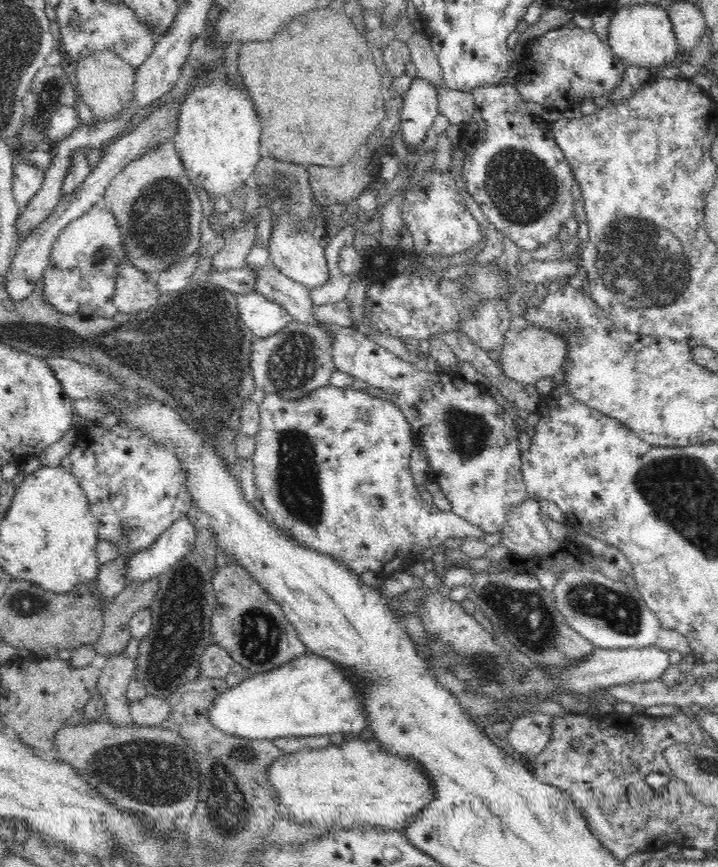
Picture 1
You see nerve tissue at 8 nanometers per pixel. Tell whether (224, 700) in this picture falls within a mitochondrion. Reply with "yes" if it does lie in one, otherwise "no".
no

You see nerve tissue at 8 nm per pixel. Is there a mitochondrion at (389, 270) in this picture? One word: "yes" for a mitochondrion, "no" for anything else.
no

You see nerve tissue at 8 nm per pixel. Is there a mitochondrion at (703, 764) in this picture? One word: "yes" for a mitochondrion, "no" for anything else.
yes

